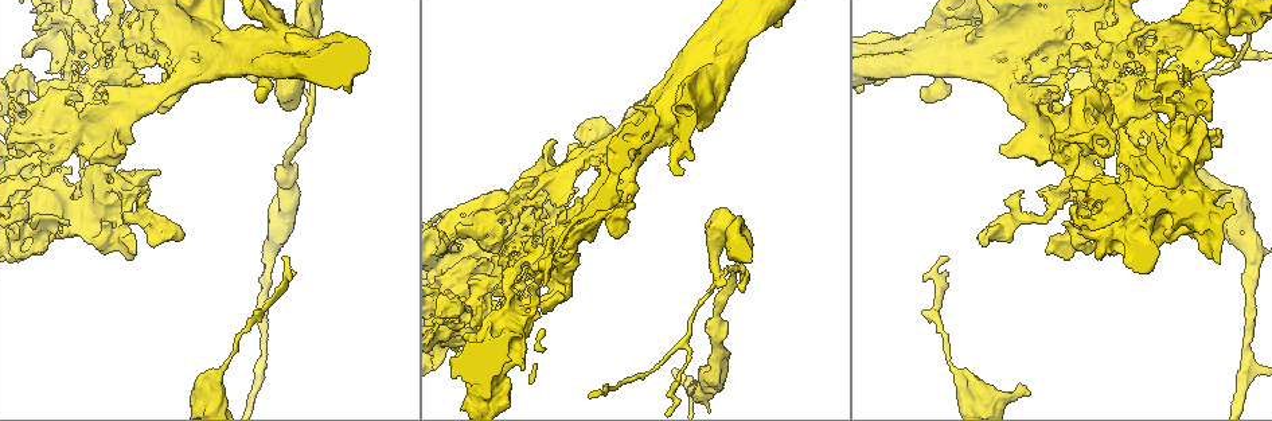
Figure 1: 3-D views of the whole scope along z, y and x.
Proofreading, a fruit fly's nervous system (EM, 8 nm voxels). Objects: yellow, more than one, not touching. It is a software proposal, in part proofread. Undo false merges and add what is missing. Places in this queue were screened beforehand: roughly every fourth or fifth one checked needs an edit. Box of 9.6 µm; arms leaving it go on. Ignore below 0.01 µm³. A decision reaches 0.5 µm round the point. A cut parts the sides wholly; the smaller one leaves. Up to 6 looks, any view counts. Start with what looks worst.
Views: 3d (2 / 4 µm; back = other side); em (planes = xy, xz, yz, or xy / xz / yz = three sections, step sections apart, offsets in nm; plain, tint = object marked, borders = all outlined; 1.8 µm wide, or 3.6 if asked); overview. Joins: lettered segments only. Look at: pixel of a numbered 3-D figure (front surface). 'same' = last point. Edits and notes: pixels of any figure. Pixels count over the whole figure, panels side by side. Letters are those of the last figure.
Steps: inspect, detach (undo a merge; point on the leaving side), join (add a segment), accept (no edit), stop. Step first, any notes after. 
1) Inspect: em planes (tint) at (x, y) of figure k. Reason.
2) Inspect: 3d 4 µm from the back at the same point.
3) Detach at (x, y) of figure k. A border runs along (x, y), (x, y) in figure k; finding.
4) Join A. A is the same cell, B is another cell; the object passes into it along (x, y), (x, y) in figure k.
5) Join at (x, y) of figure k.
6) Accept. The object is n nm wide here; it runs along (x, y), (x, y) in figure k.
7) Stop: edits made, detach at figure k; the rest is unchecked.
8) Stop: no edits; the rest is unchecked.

Inspect: em planes (borders) at (719, 272) of figure 1.

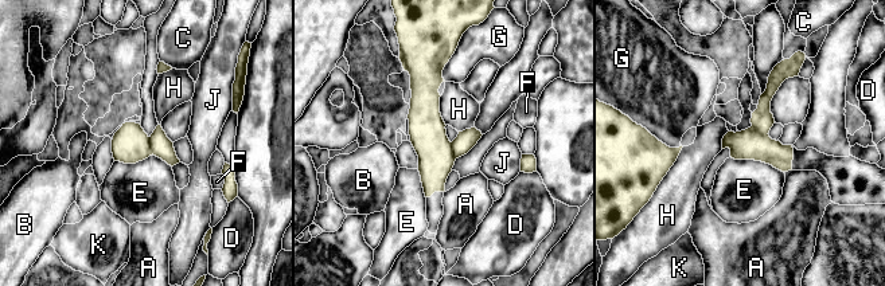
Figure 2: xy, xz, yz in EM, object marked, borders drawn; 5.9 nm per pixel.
Detach at (131, 144) of figure 2. A, B, C, D, E, F, G, H, J and K are other cells; the part that leaves runs along (437, 65), (428, 78), (428, 192) in figure 2; a second cell is stuck on.

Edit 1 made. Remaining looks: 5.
Inspect: overview. Redraw.

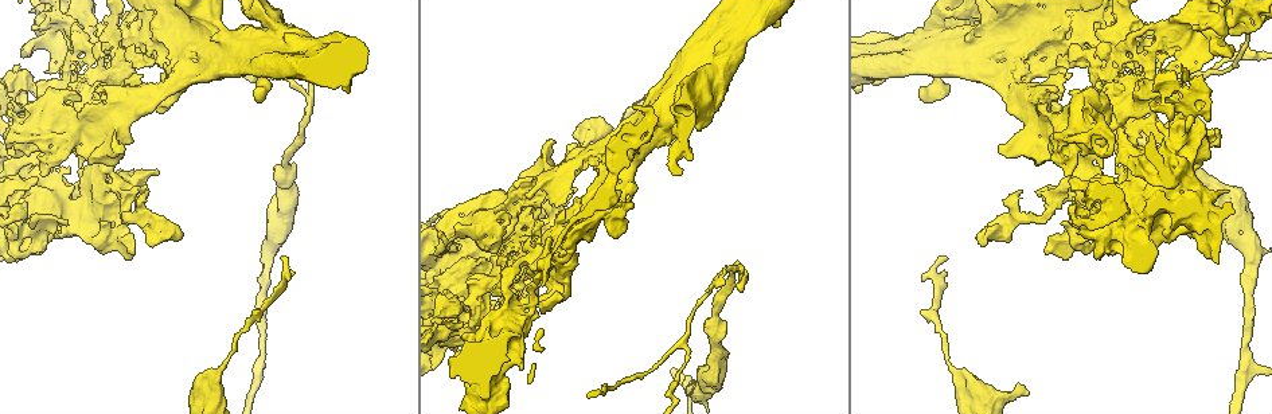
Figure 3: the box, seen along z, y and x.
Inspect: em xy step 8 (tint) at (1029, 394) of figure 3. Stops while still wide.

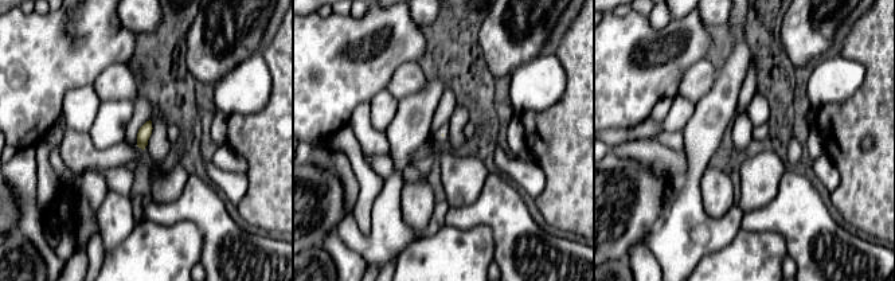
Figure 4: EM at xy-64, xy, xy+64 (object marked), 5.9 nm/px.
Inspect: em planes (borders) at the same point.

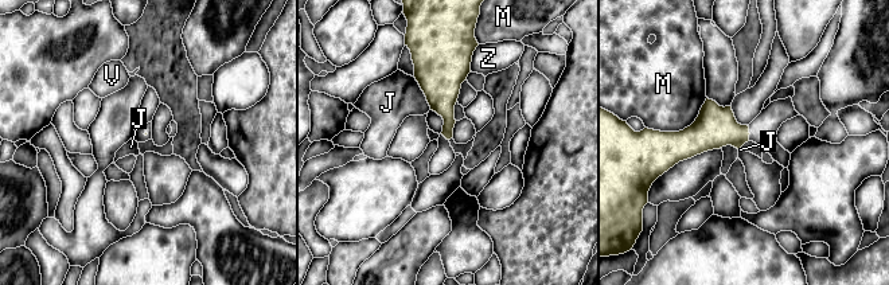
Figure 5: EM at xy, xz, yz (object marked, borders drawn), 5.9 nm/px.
Accept. J, M, V and Z are other cells; a border runs along (413, 77), (431, 109) in figure 5; no lettered segment goes on from it.

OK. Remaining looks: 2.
Inspect: 3d 4 µm at (1203, 20) of figure 3. Thin neck.

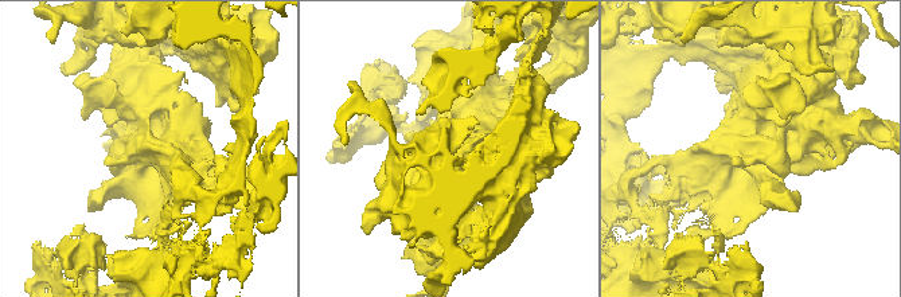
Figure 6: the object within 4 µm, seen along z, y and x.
Inspect: em 3.6 µm planes (borders) at (751, 152) of figure 6.

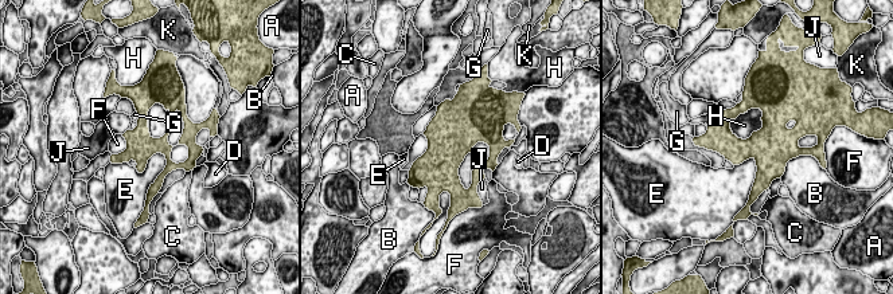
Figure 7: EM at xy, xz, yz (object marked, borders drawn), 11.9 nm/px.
Accept. The object is 360 nm wide here; A, B, C, D, E, F, G, H, J and K are other cells; a border runs along (160, 152), (166, 167), (145, 193) in figure 7; all the same cell.

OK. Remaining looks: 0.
Stop: edits made, detach at figure 2; the rest is unchecked.

